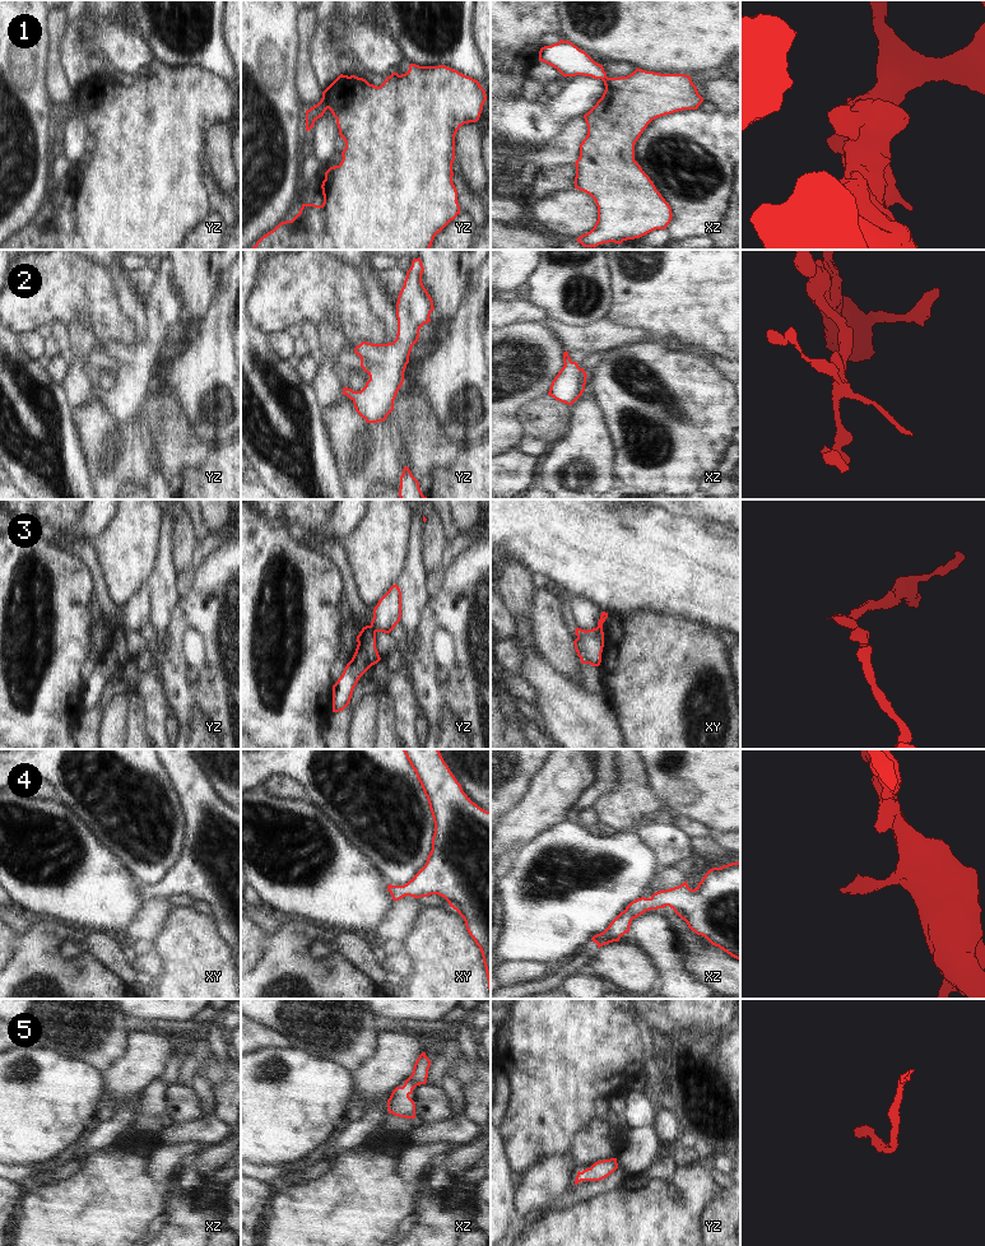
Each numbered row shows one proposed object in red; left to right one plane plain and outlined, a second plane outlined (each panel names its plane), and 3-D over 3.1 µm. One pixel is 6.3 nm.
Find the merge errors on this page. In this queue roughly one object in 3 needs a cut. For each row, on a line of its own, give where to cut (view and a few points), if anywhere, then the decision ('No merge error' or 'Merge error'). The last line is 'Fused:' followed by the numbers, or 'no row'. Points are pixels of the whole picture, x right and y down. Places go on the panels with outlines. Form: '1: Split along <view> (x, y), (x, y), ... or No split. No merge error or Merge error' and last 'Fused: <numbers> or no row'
1: Split along yz (319, 103), (316, 117). Merge error
2: No split. No merge error
3: Split along yz (370, 626), (376, 631). Merge error
4: No split. No merge error
5: No split. No merge error
Fused: 1, 3

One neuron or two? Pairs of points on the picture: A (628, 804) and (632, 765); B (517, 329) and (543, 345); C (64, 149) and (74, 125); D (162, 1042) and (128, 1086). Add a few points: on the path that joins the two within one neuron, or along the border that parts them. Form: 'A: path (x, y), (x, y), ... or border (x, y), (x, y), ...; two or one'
A: path (631, 794), (631, 775); one
B: path (524, 335), (537, 345); one
C: path (70, 143), (74, 131); one
D: path (152, 1052), (130, 1075); one

